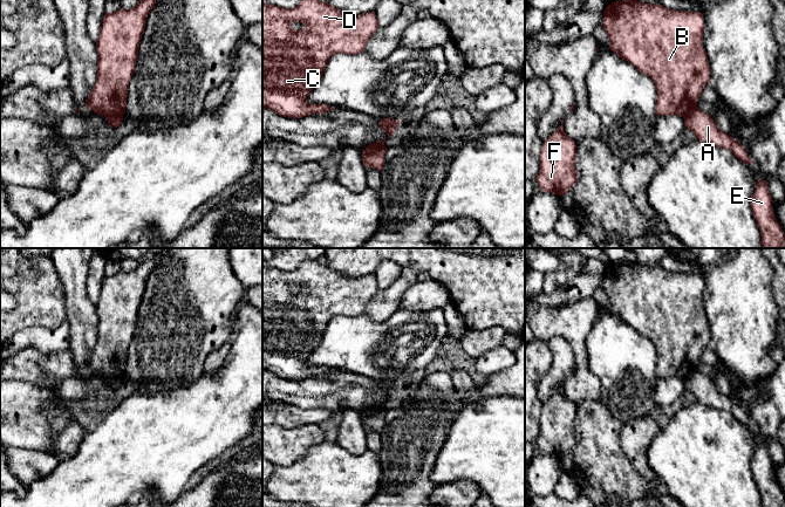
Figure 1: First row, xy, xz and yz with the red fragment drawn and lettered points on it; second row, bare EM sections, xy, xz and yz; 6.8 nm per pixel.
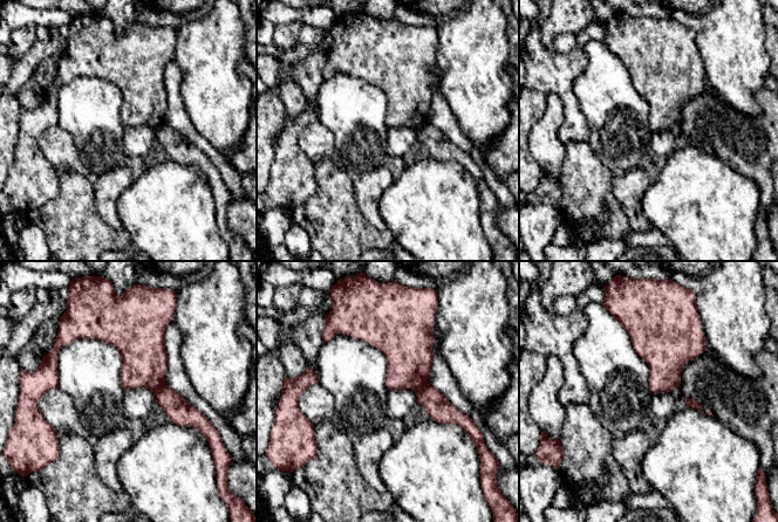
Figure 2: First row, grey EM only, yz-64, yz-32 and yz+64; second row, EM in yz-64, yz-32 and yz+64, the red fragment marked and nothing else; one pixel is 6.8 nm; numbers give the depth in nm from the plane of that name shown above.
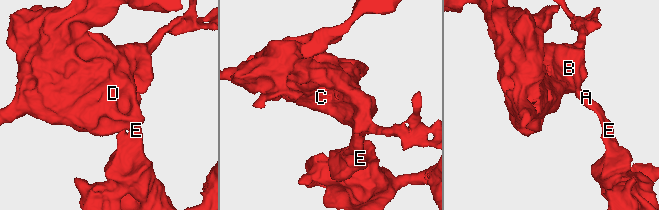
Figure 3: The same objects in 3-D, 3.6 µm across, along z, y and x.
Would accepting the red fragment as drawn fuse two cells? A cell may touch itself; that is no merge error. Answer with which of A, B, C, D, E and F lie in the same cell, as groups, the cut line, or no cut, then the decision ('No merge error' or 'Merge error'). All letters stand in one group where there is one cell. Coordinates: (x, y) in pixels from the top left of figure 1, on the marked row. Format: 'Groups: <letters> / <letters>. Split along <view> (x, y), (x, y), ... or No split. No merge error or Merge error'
Groups: A E / B C D F. Split along xz (383, 145), (366, 149). Merge error

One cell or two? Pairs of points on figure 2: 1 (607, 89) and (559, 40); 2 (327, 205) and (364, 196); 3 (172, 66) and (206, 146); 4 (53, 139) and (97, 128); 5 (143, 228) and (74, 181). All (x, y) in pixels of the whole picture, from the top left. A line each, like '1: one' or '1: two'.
1: two
2: two
3: one
4: two
5: two

